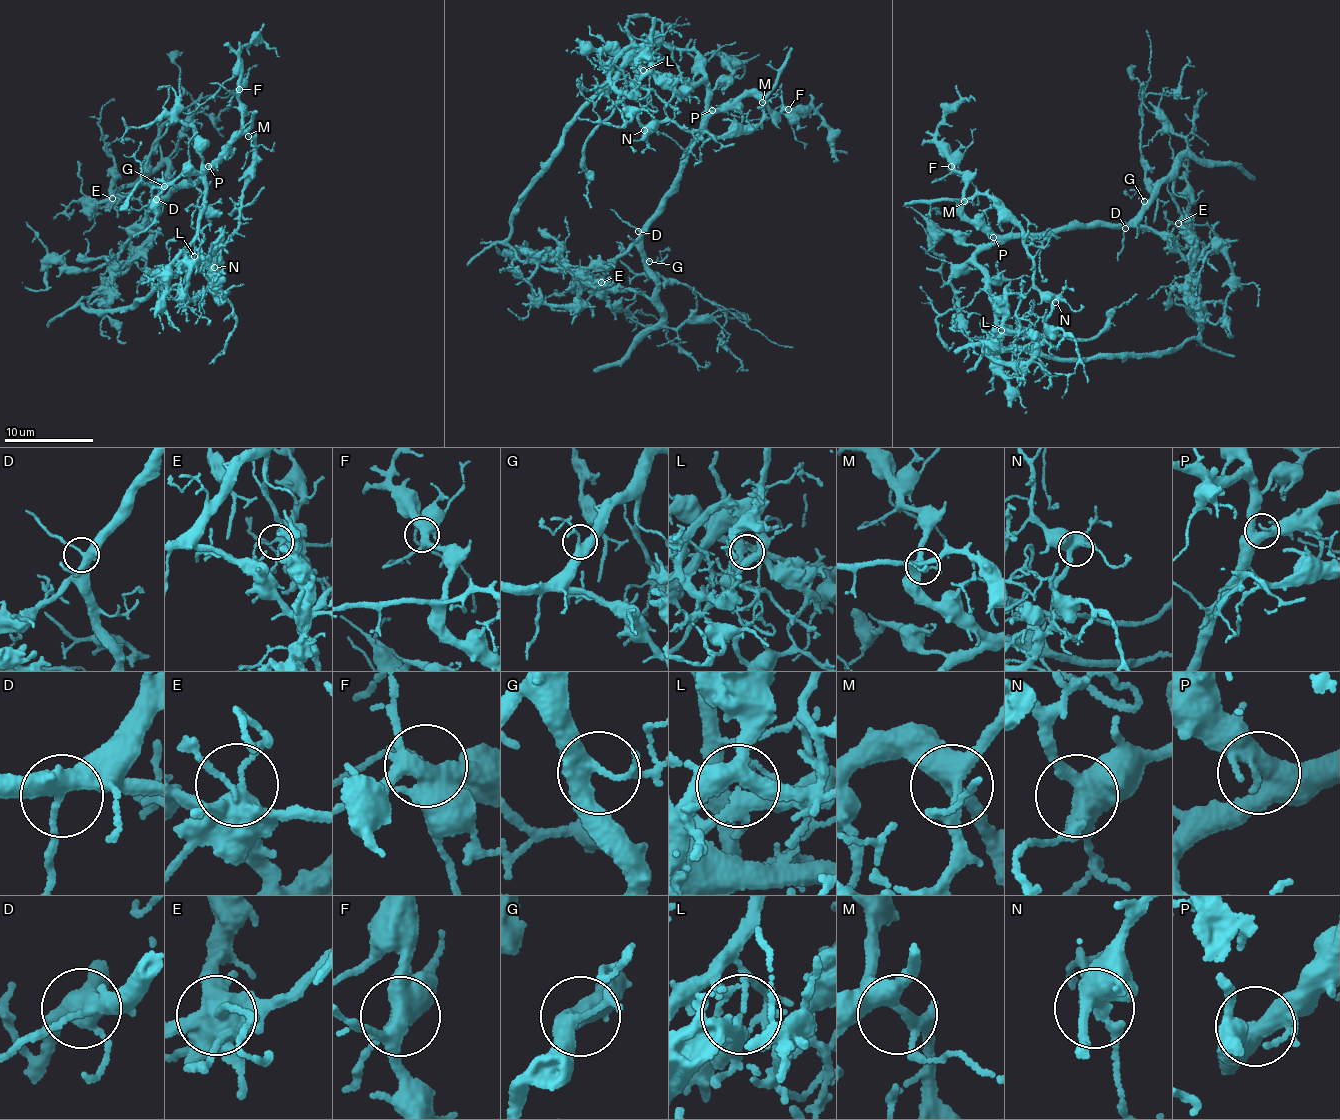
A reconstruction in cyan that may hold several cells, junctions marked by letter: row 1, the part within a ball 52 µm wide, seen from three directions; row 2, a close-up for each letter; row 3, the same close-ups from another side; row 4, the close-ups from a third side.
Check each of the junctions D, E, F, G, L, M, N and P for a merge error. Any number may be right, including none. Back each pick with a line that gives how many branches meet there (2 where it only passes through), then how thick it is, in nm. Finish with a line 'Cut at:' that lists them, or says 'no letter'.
L: 5 branches meet; 260 nm thick
Cut at: L

